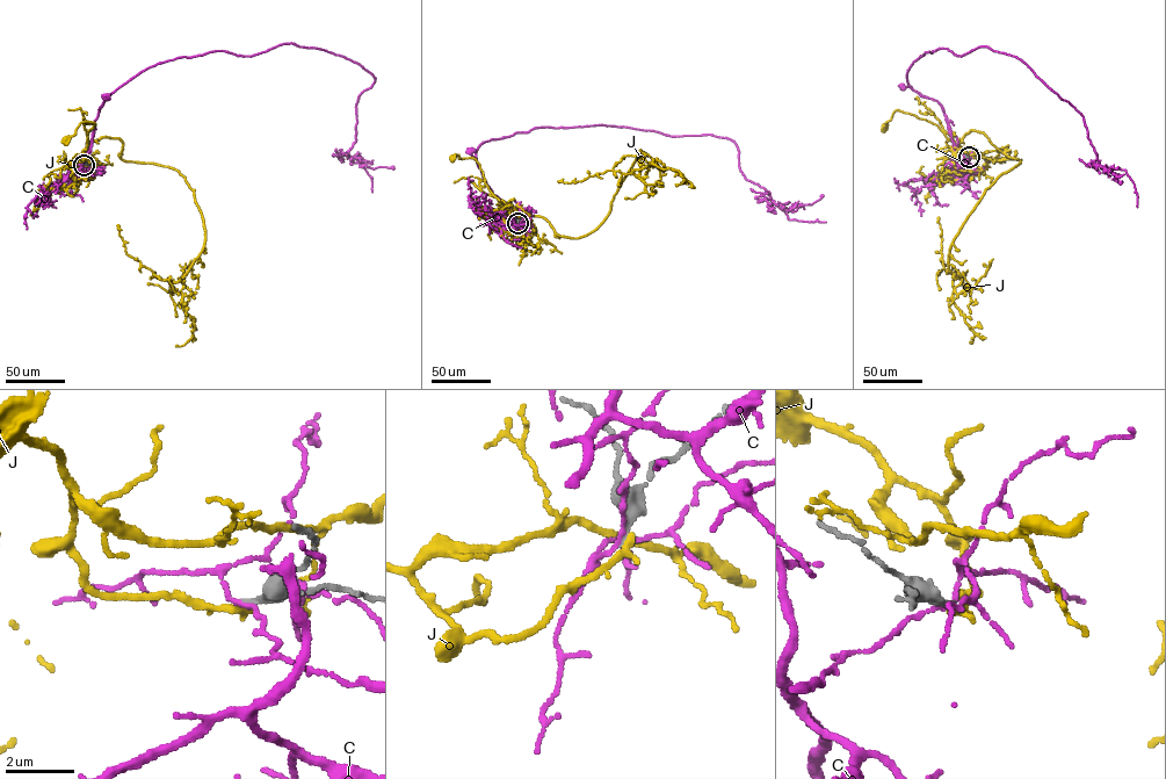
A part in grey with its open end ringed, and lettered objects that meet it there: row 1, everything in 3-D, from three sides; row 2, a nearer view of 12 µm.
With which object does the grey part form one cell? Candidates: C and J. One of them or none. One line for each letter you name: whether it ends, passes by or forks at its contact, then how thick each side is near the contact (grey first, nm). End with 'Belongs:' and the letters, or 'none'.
Belongs: none

